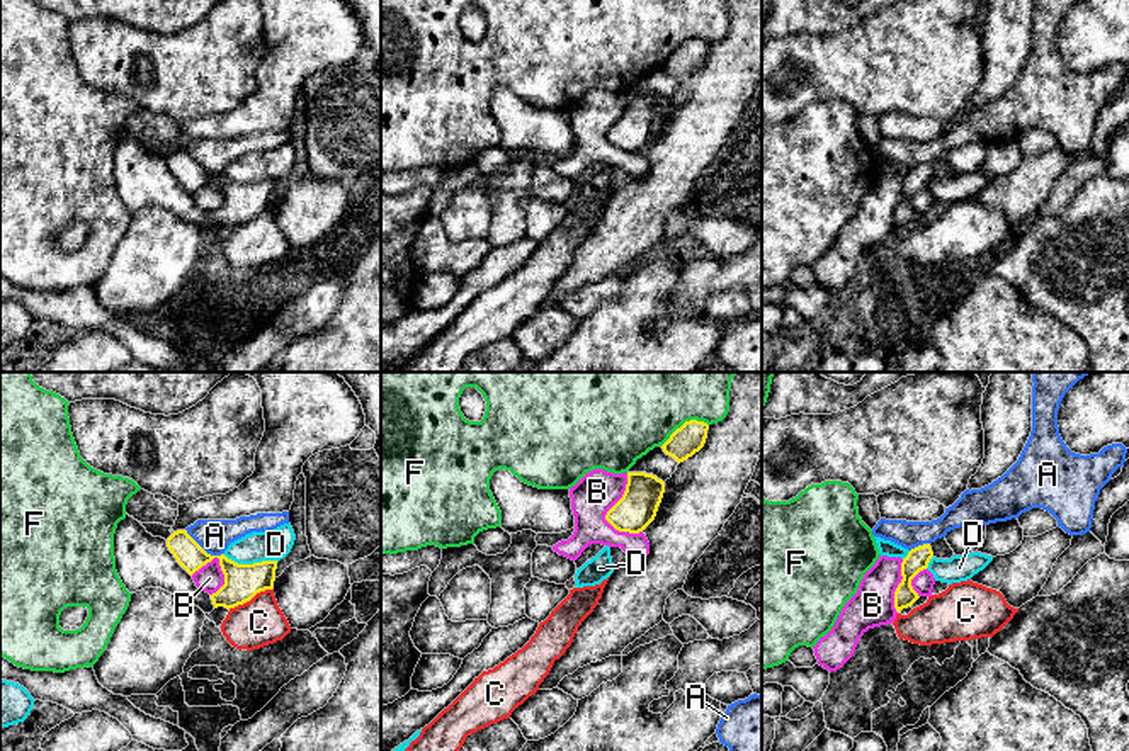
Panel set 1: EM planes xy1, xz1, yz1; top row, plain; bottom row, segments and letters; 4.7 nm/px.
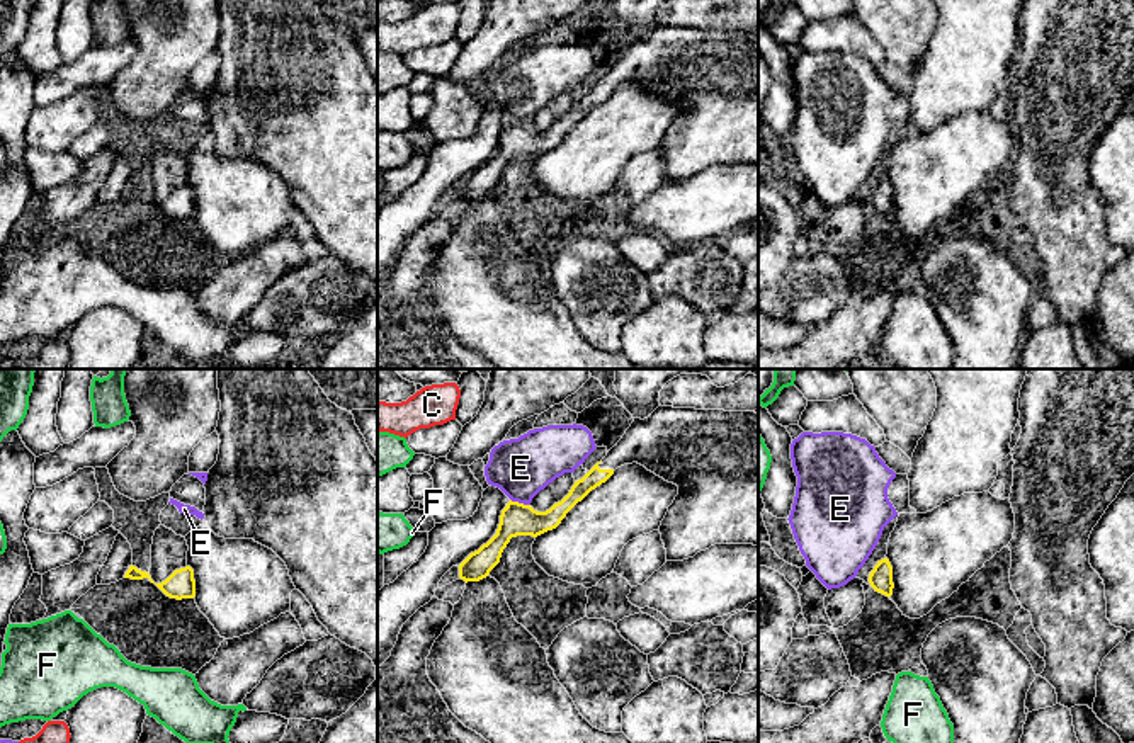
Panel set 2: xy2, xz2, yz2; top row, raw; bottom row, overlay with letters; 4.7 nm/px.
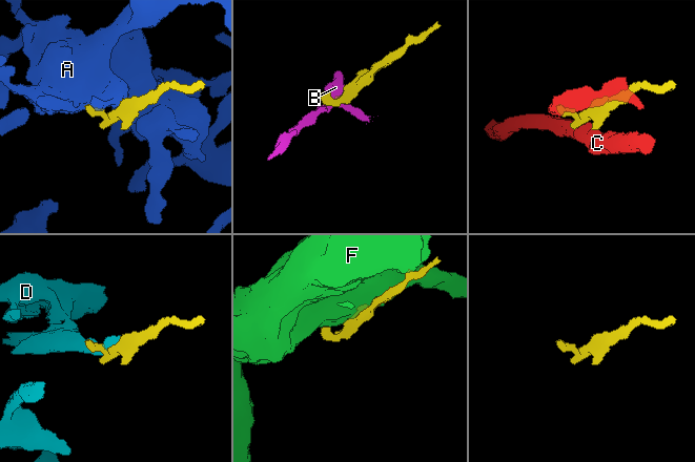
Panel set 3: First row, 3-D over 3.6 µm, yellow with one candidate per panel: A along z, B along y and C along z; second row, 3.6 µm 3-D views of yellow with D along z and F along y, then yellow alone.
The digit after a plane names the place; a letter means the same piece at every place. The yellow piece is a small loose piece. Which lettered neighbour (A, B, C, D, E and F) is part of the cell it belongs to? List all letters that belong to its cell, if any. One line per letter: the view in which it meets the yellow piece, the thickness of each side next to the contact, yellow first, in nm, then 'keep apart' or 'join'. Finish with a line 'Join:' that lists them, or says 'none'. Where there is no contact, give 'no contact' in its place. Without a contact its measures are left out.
A: contact in xy1; calibres 180 and 160 nm; keep apart
B: contact in xz1; calibres 180 and 200 nm; keep apart
C: contact in xy1; calibres 180 and 220 nm; keep apart
D: contact in xy1; calibres 180 and 150 nm; keep apart
E: contact in xz2; calibres 160 and 280 nm; keep apart
F: contact in xz1; calibres 150 and 360 nm; keep apart
Join: none

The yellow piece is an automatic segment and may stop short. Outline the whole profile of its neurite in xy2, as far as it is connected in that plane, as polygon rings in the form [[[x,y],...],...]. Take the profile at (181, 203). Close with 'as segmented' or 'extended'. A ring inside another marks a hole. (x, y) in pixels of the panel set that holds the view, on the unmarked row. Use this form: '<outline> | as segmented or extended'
[[[190,185],[175,189],[165,201],[155,202],[170,218],[194,218],[196,199]]] | as segmented

